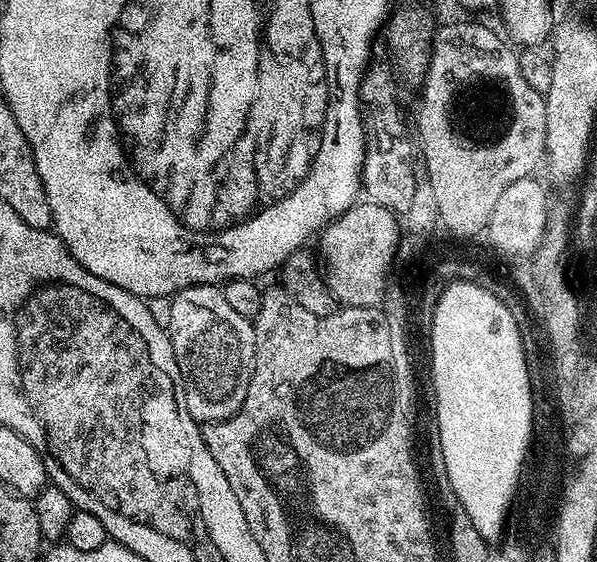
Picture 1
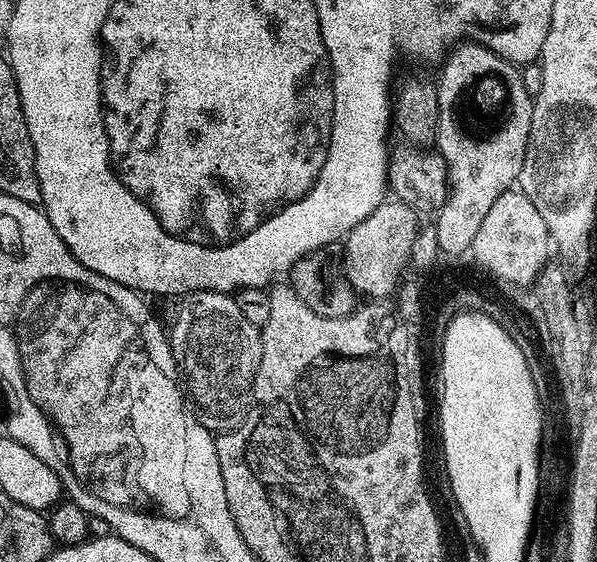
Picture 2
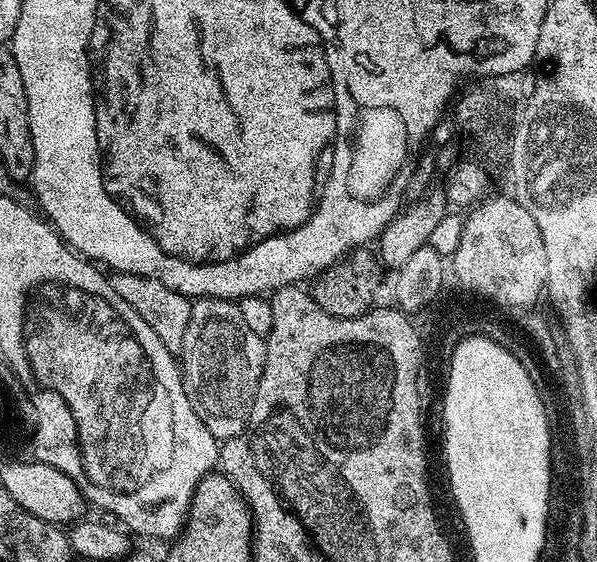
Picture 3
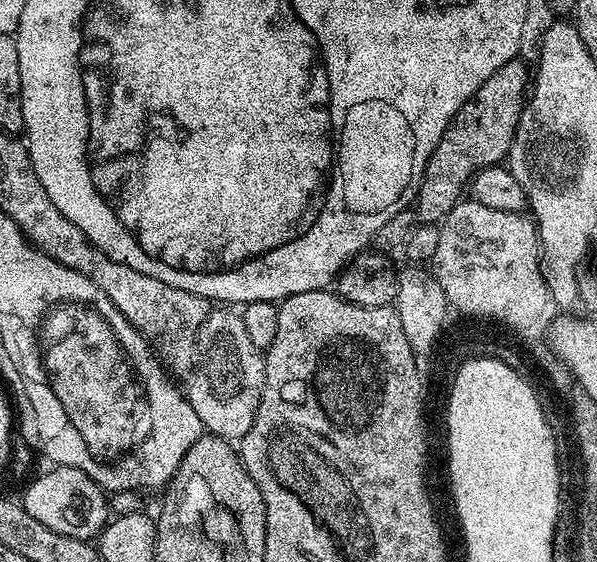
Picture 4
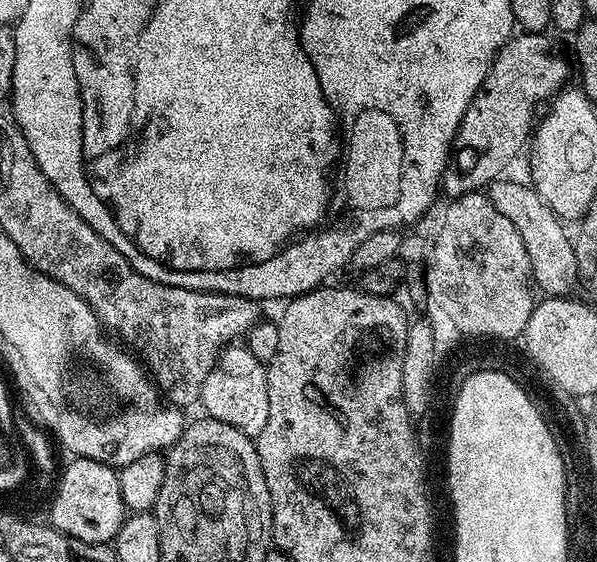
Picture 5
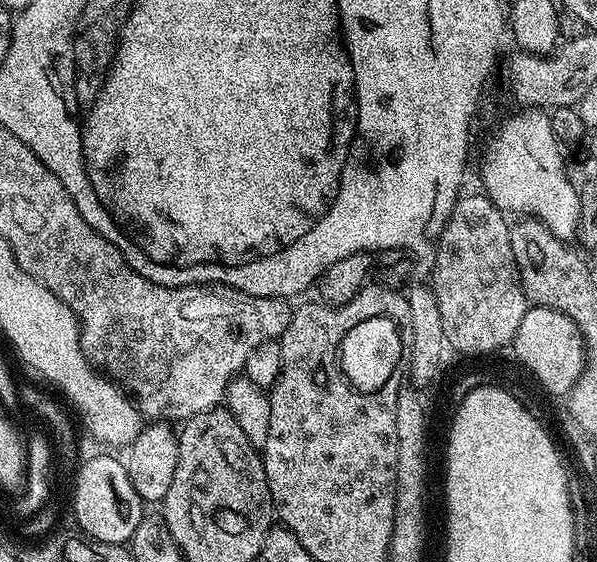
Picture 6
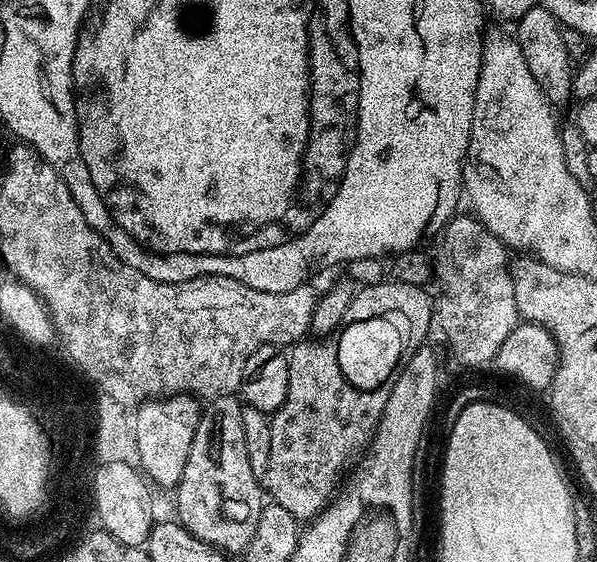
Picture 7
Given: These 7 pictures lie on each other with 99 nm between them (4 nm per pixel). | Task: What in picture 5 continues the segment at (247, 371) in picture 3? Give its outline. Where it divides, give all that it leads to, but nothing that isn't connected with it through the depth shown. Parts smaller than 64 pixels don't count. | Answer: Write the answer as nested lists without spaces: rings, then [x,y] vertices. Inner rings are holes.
[[[228,346],[223,349],[217,355],[216,362],[213,364],[210,374],[206,374],[206,382],[202,382],[202,390],[200,391],[200,399],[198,401],[199,407],[204,407],[203,410],[209,417],[214,419],[225,420],[230,426],[234,426],[235,429],[242,431],[244,434],[256,437],[258,434],[262,434],[263,428],[266,426],[266,418],[270,418],[270,390],[268,389],[268,370],[265,361],[259,360],[254,354],[250,354],[250,350],[246,346]]]

